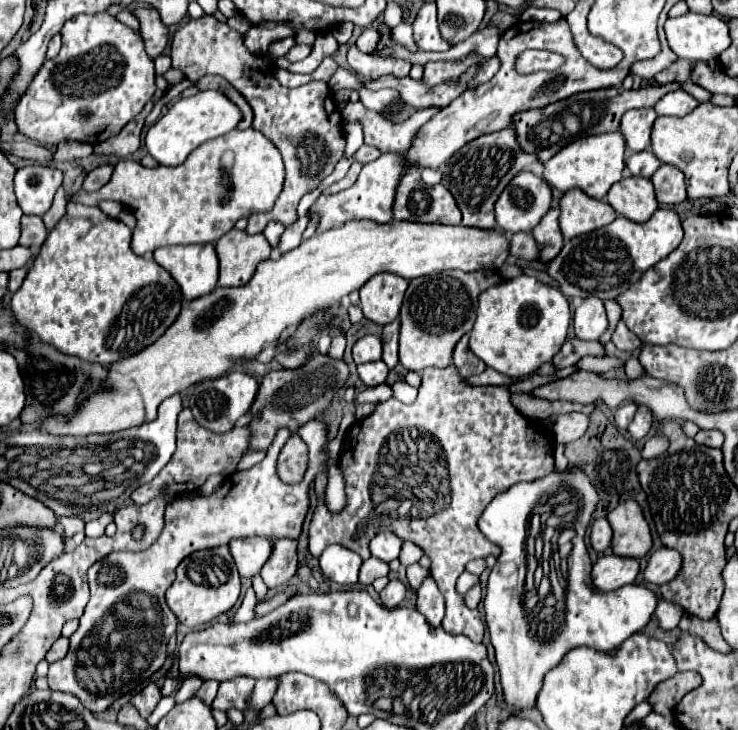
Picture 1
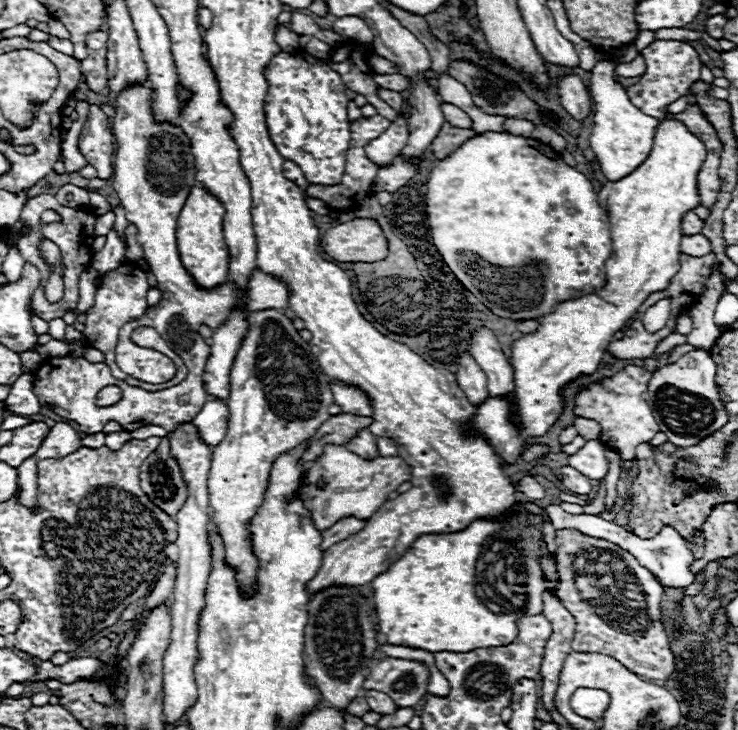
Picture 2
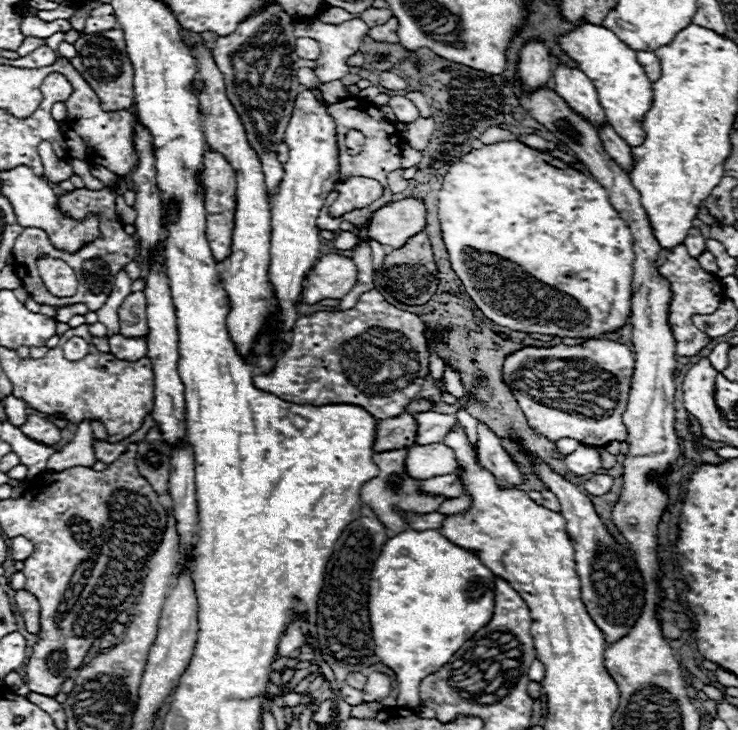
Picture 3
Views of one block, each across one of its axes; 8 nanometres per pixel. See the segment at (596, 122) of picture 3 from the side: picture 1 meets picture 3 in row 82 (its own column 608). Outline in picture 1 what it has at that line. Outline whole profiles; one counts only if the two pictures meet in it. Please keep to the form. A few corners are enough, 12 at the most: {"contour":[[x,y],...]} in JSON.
{"contour":[[602,556],[592,584],[602,592],[632,584],[640,572],[634,558]]}

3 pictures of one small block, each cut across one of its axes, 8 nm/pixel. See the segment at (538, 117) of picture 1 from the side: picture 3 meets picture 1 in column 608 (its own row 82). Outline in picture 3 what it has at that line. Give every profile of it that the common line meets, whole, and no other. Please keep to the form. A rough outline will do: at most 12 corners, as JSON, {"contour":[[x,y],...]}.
{"contour":[[122,30],[74,42],[72,64],[108,112],[134,104]]}

